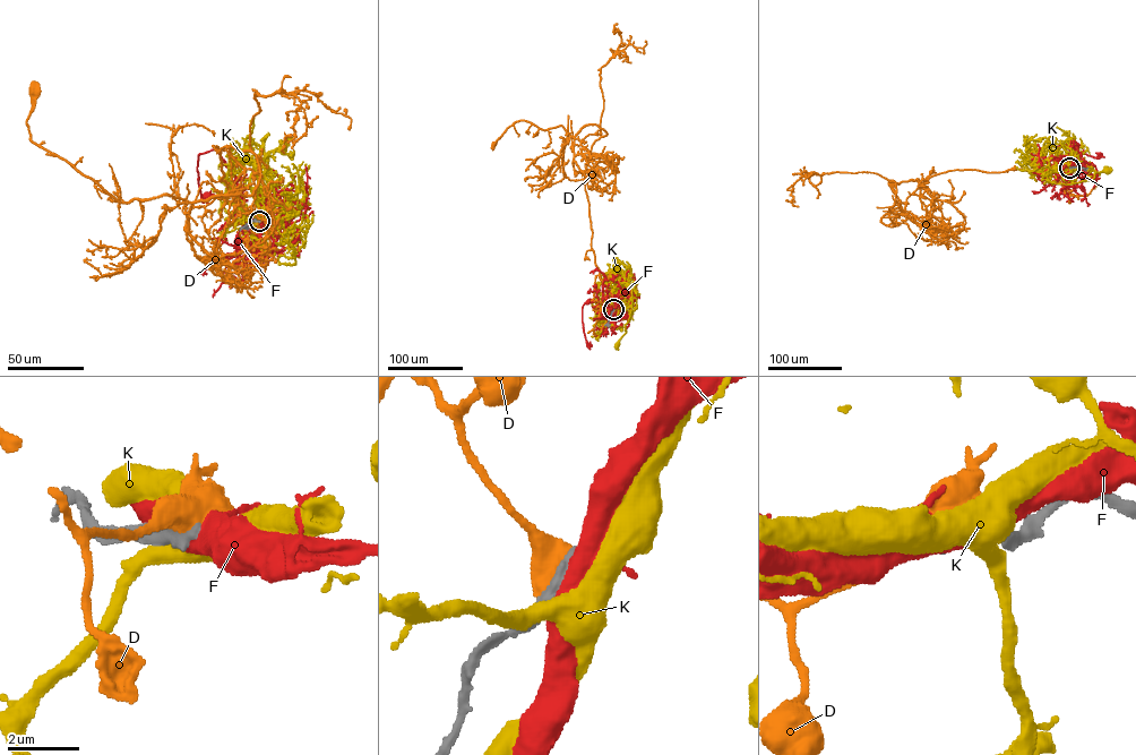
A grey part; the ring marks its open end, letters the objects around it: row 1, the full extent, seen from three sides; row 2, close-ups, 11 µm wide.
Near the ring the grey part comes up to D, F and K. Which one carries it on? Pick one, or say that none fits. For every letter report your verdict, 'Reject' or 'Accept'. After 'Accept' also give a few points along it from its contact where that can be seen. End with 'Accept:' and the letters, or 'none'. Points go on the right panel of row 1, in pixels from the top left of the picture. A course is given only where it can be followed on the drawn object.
D: Reject
F: Reject
K: Reject
Accept: none

